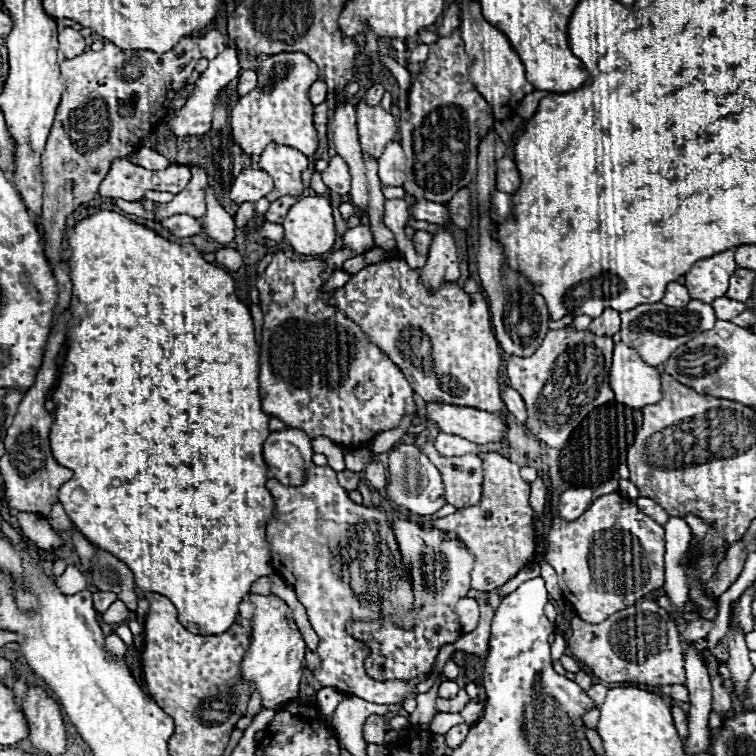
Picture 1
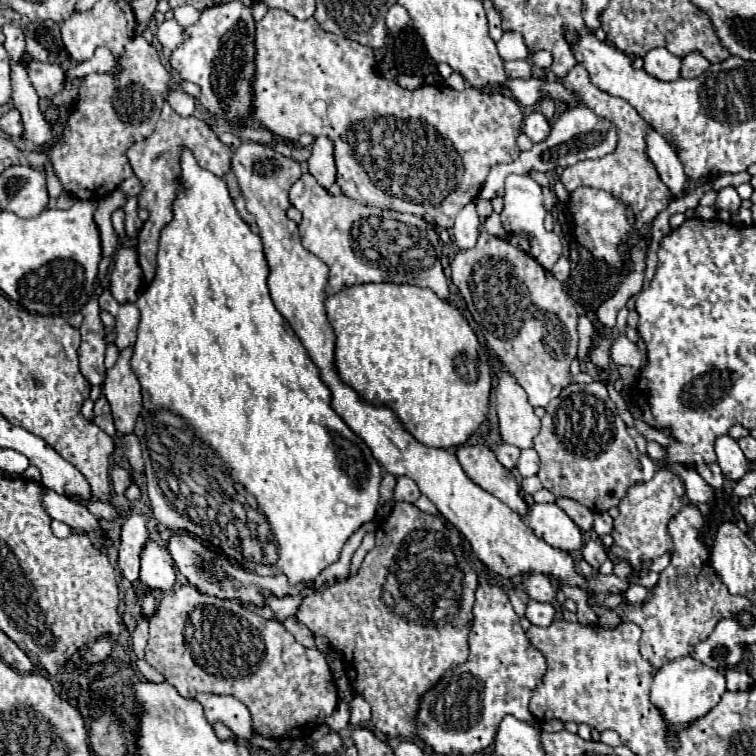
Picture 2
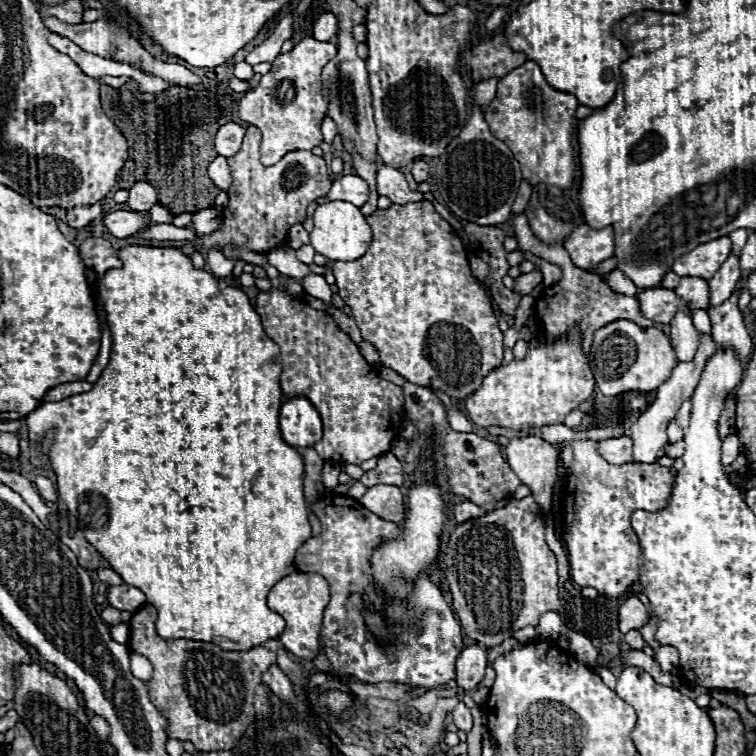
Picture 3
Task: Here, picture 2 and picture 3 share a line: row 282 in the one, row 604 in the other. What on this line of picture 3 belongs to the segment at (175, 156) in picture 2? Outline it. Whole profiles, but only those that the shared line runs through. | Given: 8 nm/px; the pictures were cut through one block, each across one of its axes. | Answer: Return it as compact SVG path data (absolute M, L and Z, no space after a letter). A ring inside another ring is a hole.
M150 604L142 606L138 612L132 614L128 648L134 654L146 656L154 668L152 680L146 682L146 688L150 702L168 720L166 734L182 742L190 740L196 746L196 750L202 752L232 750L240 742L242 732L248 728L250 722L264 720L270 716L270 706L262 684L262 672L266 672L268 666L276 662L276 654L262 646L246 652L230 652L200 640L162 640L154 630L154 620L156 620L156 610Z

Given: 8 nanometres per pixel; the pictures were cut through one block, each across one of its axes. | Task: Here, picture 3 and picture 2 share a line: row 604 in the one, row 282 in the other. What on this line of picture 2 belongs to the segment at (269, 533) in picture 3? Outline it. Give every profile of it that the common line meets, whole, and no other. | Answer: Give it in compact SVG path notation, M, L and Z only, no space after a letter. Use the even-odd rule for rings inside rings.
M182 150L180 164L182 188L174 202L174 220L160 236L156 278L136 300L140 308L140 324L132 370L142 386L144 410L134 432L140 436L142 444L152 512L158 522L168 526L168 530L194 532L192 528L198 528L198 532L204 532L203 528L206 528L206 532L210 532L208 542L240 562L246 570L262 576L284 572L290 584L314 580L326 566L338 562L344 542L364 522L374 518L382 466L376 462L364 440L358 438L334 412L330 404L332 394L322 382L320 370L310 360L300 338L286 324L286 318L272 304L266 284L270 268L262 252L262 240L258 234L252 234L248 224L238 216L226 182L200 168L190 150ZM162 410L180 416L206 444L210 444L218 456L222 456L226 468L230 468L230 476L234 476L234 480L258 500L258 506L270 524L244 524L248 532L254 532L254 528L258 530L258 540L250 540L254 534L248 534L248 540L242 540L234 522L220 522L220 518L216 518L220 514L210 514L210 494L180 494L174 480L176 476L168 476L166 484L162 484L166 496L174 496L174 506L166 500L160 490L160 478L176 470L172 468L172 456L170 452L164 452L164 440L160 438L166 430L156 422L162 420L162 416L158 416ZM180 512L186 512L190 518ZM272 546L278 548L276 560L272 558Z

